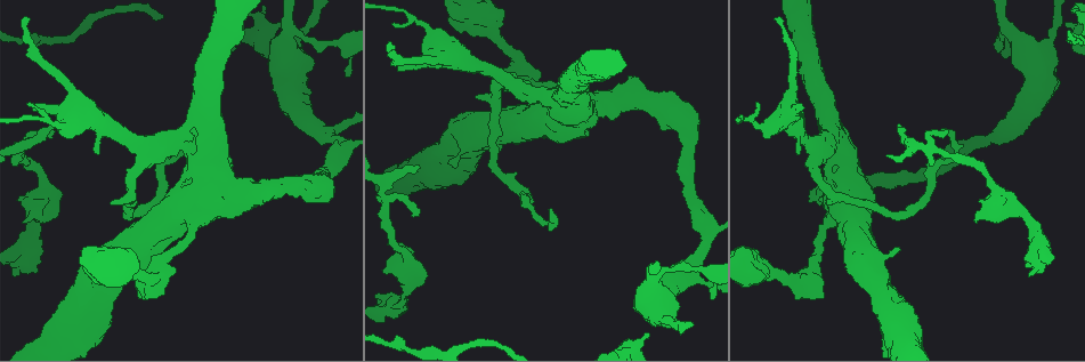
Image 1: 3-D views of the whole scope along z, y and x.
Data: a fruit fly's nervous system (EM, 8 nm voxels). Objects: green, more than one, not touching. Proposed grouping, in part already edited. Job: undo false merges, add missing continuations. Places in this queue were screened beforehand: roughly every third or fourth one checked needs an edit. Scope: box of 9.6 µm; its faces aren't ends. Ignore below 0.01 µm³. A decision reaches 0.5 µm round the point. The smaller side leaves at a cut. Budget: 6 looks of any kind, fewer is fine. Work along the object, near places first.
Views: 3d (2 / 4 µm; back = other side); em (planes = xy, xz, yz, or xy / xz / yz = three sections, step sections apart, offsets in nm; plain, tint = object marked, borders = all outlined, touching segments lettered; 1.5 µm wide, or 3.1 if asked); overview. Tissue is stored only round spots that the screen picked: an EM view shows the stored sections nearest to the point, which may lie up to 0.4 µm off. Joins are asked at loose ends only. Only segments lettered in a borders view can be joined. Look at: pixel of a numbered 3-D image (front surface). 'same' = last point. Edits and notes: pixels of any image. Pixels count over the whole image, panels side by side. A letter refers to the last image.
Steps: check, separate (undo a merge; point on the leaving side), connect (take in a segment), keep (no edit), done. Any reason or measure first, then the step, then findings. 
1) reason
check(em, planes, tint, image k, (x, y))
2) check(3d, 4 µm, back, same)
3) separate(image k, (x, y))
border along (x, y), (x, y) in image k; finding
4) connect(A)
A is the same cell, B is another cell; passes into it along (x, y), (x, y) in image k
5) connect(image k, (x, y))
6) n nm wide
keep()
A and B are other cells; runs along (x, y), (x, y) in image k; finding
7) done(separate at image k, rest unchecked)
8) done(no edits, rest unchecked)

an open end
check(3d, 4 µm, image 1, (457, 166))

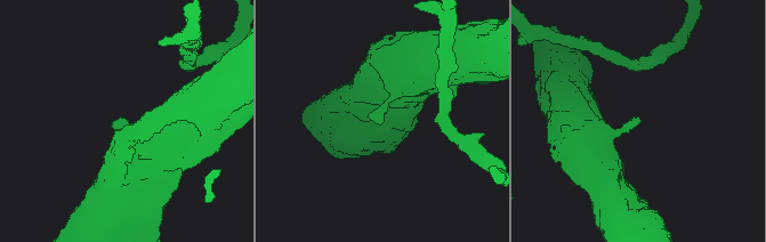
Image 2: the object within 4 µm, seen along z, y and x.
shape alone is not enough
check(em, planes, borders, image 2, (126, 122))

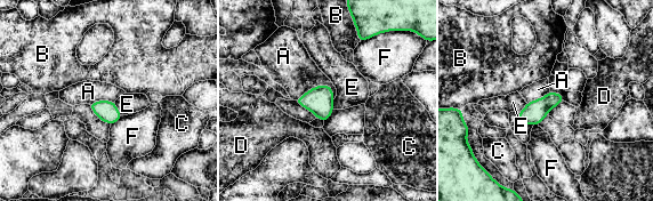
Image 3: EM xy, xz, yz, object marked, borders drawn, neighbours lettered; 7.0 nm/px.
keep()
A, B, C, D, E and F are other cells; border along (114, 102), (122, 114) in image 3; none of them fits

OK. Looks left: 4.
free end
check(3d, 2 µm, image 1, (24, 222))

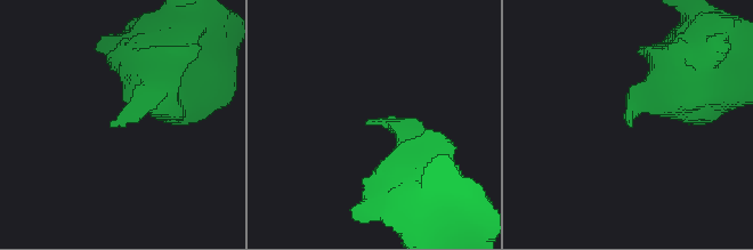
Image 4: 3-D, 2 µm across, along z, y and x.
shape alone is not enough
check(em, planes, borders, image 4, (370, 124))

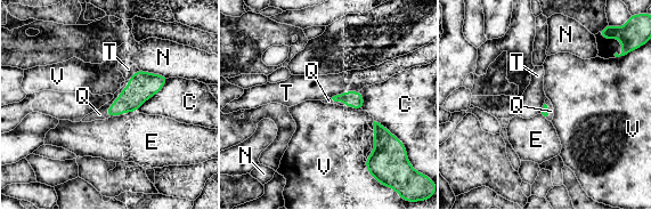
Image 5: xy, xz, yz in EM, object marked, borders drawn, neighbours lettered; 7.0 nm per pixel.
connect(Q)
Q is the same cell, C, E, N, T and V are other cells; it goes on there

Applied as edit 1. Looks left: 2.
check(overview)

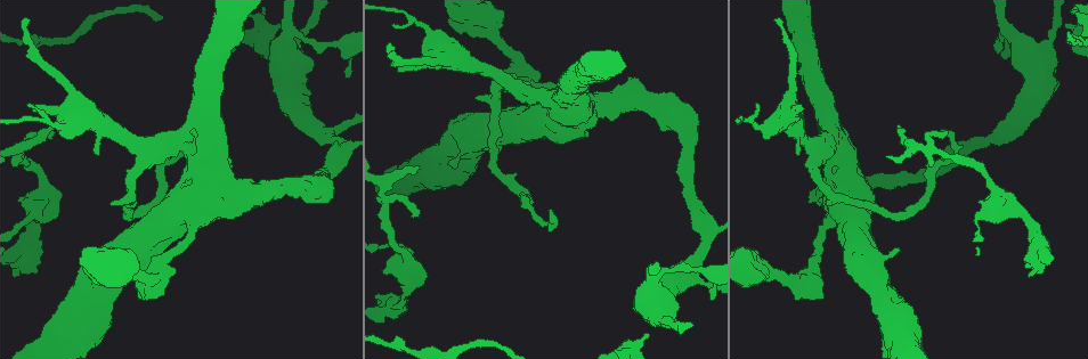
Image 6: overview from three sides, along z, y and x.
an open end
check(em, planes, borders, image 6, (32, 110))

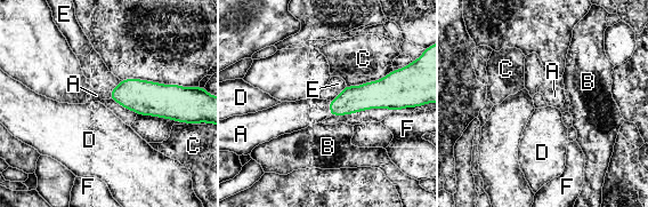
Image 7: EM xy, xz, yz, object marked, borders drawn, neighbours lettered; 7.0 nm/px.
connect(A)
A is the same cell, B, C, D, E and F are other cells; it goes on there

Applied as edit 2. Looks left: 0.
done(connect at image 5, connect at image 7, rest unchecked)

